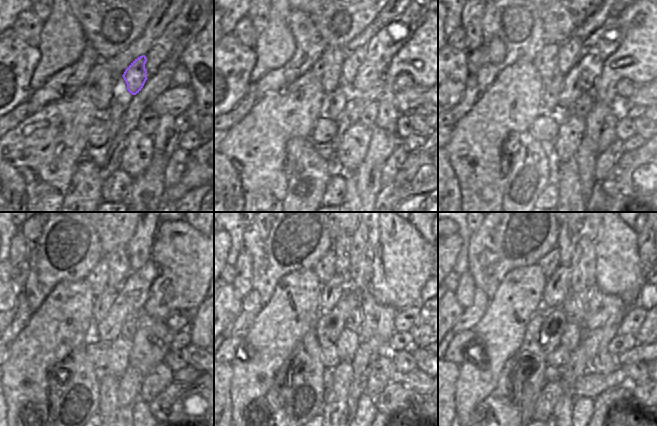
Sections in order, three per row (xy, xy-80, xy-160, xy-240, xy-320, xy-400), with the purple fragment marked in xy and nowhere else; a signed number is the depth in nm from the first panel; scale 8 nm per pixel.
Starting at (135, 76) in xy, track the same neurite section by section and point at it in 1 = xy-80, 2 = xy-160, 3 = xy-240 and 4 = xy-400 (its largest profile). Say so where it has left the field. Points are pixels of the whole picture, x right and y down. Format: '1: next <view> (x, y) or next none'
1: next xy-80 (353, 61)
2: next xy-160 (568, 50)
3: next xy-240 (119, 268)
4: next xy-400 (567, 237)

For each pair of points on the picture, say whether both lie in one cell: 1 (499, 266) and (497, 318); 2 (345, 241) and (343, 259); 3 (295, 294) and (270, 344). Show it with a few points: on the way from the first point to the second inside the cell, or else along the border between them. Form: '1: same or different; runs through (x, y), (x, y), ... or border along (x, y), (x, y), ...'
1: different; border along (514, 268), (503, 278), (495, 293), (489, 299)
2: same; runs through (343, 245), (343, 255)
3: same; runs through (296, 306), (297, 310), (276, 332)

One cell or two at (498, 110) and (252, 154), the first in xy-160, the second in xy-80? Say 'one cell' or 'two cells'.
one cell

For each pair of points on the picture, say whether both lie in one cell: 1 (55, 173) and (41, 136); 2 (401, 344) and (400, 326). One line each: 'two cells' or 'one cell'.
1: one cell
2: two cells

